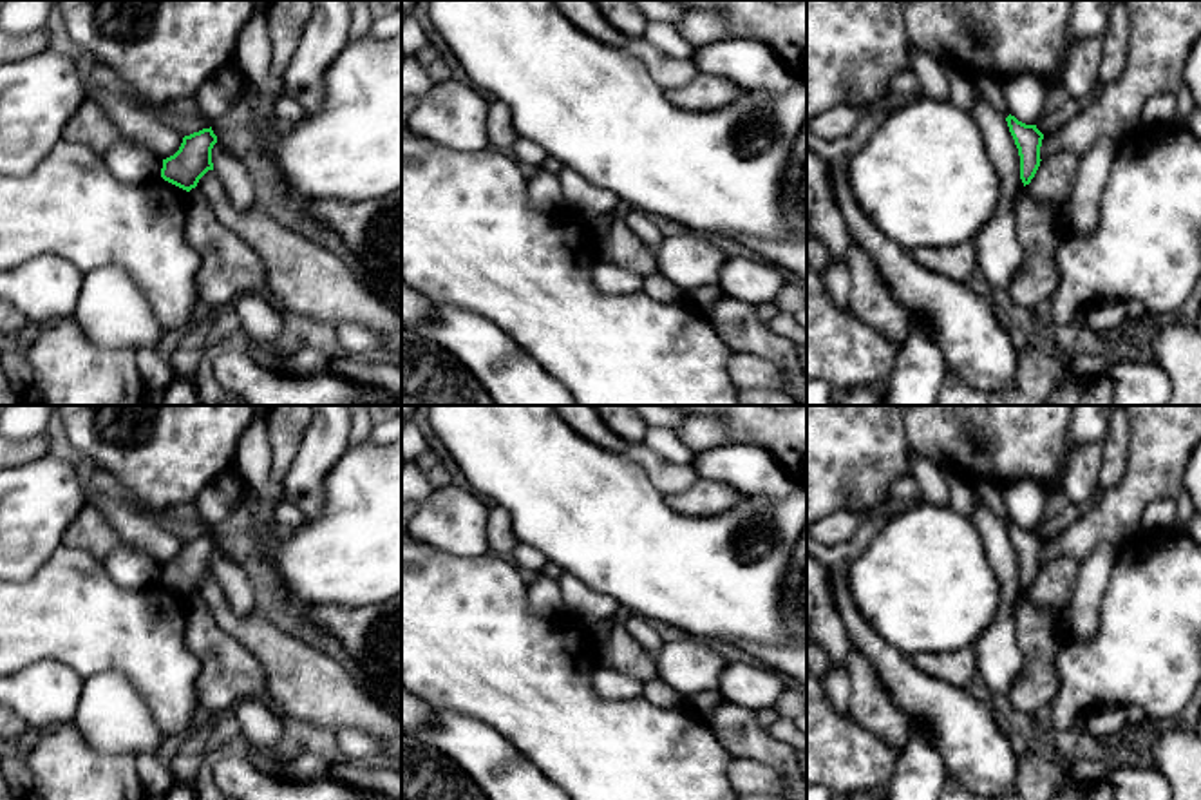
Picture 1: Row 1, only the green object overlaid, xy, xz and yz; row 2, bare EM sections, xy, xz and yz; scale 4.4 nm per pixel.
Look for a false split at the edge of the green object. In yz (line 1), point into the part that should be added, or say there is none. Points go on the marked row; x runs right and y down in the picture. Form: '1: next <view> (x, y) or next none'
1: next none

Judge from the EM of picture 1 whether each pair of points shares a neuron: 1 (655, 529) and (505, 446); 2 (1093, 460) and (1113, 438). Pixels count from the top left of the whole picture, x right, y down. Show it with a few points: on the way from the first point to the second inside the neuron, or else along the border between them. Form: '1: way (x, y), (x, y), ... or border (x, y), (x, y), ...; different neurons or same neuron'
1: way (617, 529), (574, 502), (543, 473); same neuron
2: border (1100, 442), (1102, 489); different neurons

